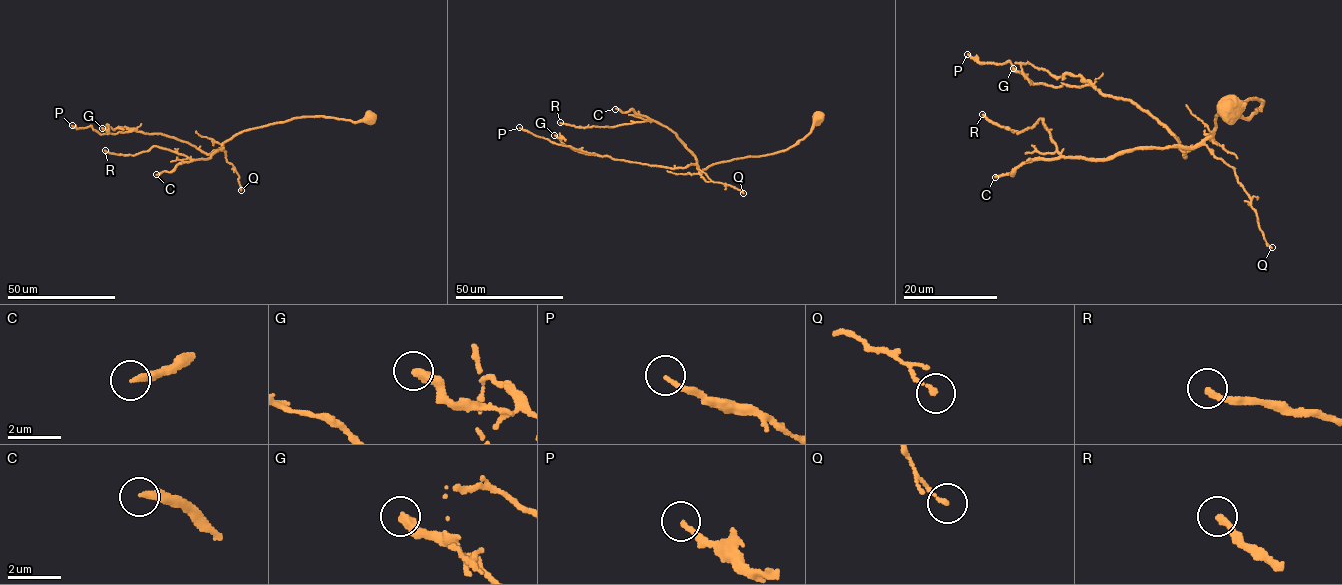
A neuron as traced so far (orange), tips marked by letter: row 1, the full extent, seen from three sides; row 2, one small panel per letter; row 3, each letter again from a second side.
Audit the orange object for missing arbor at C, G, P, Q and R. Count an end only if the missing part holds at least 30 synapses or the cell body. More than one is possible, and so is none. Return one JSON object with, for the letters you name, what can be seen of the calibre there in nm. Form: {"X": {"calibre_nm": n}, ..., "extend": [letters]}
{"C": {"calibre_nm": 240}, "R": {"calibre_nm": 240}, "extend": ["C", "R"]}

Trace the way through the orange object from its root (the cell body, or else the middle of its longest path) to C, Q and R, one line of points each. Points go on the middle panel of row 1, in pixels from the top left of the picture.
C: (819, 117), (808, 134), (786, 149), (699, 171), (695, 156), (670, 130), (632, 109), (615, 109)
Q: (819, 117), (808, 134), (783, 150), (698, 169), (711, 181), (730, 185), (743, 193)
R: (819, 117), (808, 134), (786, 149), (699, 171), (695, 156), (675, 133), (655, 121), (580, 127), (560, 122)

